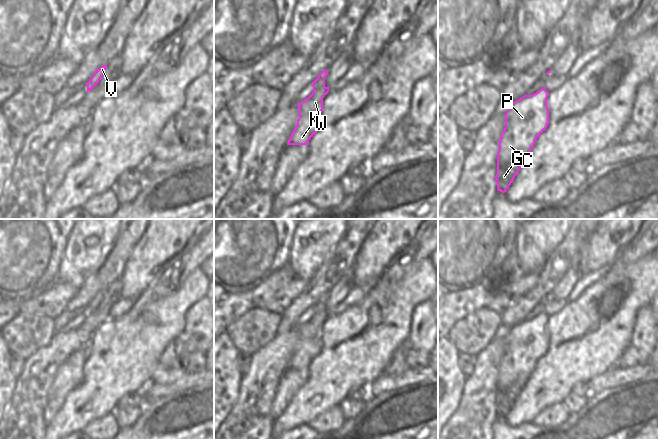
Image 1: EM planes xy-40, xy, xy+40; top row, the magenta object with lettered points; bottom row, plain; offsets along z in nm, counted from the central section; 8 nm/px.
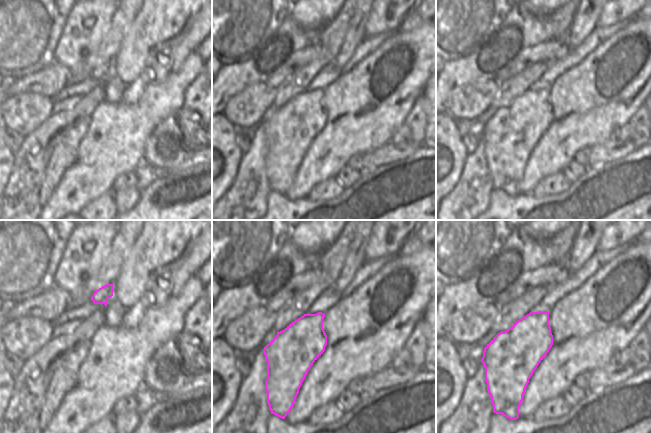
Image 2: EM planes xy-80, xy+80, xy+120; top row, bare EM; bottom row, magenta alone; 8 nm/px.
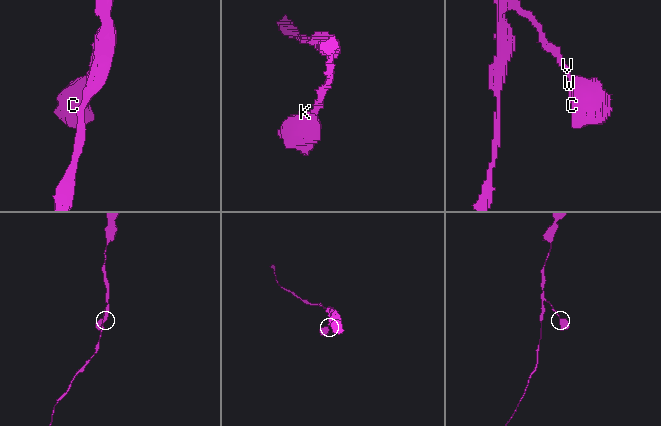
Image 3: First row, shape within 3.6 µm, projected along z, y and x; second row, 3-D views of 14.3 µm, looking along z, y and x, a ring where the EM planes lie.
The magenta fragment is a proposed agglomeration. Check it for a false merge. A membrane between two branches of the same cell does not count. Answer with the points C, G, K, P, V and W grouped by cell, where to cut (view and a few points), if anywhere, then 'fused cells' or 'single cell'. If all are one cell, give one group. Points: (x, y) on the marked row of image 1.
C G K P V W; no cut; single cell

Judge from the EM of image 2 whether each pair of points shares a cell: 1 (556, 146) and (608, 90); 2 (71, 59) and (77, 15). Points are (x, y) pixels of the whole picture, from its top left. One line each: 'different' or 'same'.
1: same
2: same

